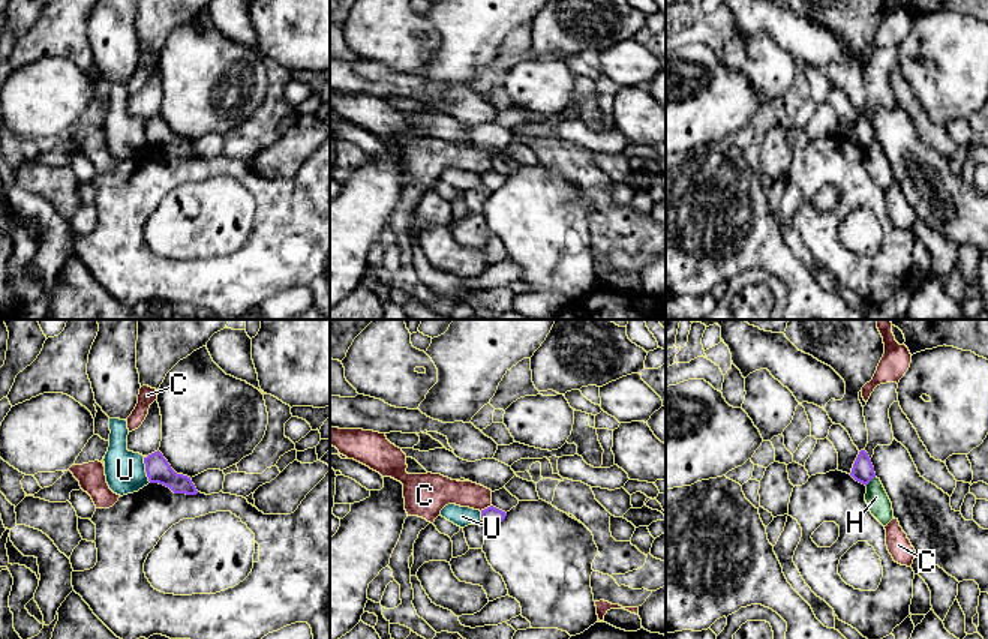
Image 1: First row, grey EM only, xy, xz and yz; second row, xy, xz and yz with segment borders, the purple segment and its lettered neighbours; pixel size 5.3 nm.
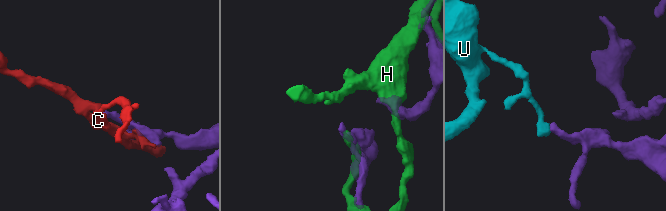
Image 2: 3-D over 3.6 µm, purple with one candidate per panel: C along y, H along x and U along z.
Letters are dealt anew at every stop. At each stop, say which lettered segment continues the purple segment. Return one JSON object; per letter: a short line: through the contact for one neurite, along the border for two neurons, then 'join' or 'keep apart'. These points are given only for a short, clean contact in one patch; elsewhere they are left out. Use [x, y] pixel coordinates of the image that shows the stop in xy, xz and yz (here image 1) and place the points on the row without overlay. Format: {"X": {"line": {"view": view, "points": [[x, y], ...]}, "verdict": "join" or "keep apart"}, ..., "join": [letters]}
{"C": {"verdict": "keep apart"}, "H": {"verdict": "keep apart"}, "U": {"line": {"view": "xy", "points": [[143, 122], [146, 140], [150, 146]]}, "verdict": "keep apart"}, "join": []}

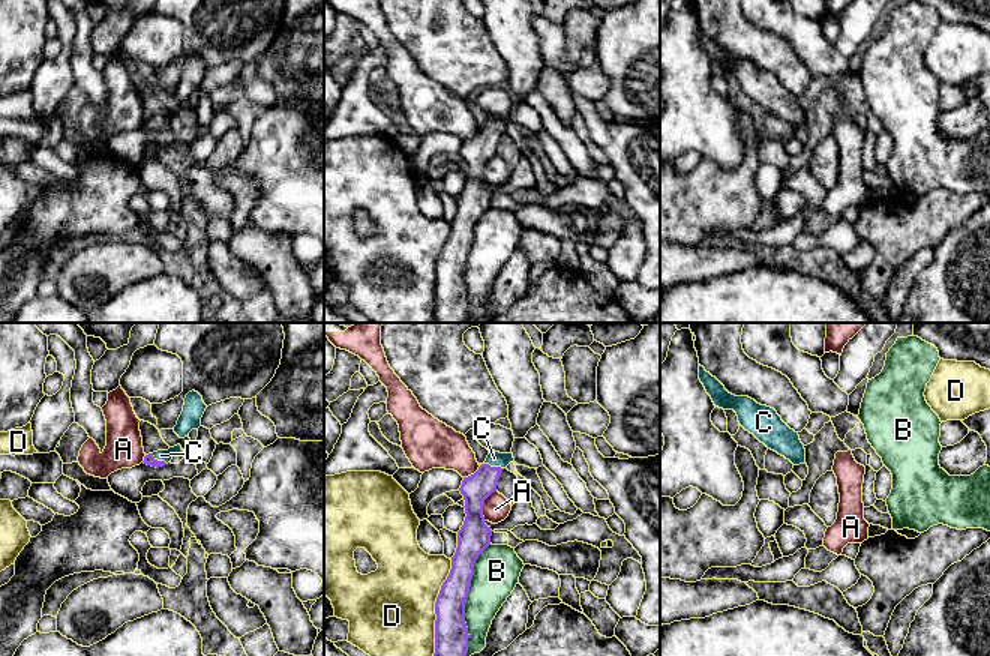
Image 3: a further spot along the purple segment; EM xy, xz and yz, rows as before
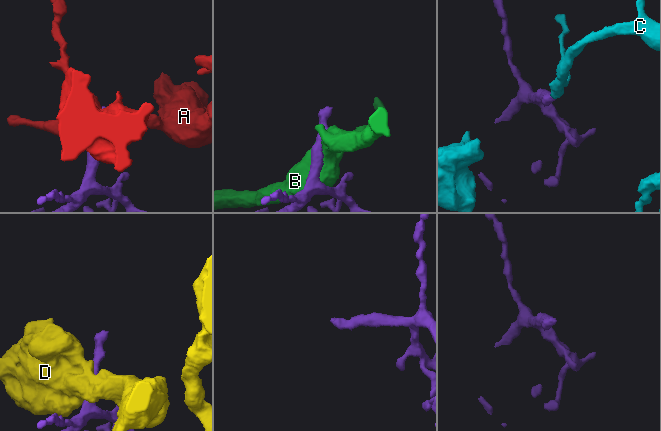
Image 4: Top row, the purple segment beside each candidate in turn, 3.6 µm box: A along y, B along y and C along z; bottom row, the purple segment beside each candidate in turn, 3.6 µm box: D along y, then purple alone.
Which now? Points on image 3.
{"A": {"verdict": "keep apart"}, "B": {"verdict": "keep apart"}, "C": {"line": {"view": "xz", "points": [[476, 152], [494, 131], [494, 122]]}, "verdict": "join"}, "D": {"verdict": "keep apart"}, "join": ["C"]}

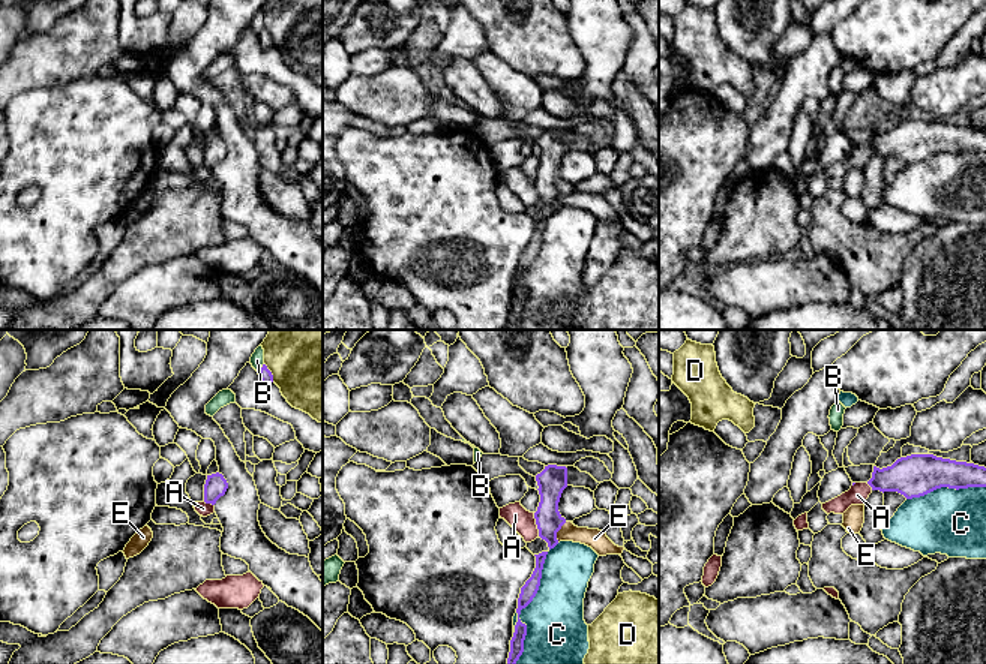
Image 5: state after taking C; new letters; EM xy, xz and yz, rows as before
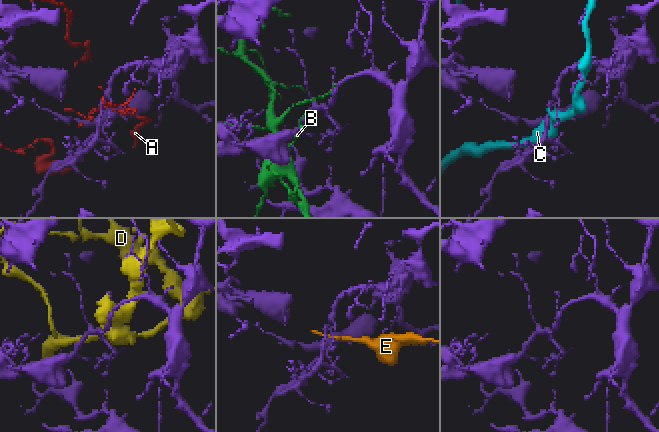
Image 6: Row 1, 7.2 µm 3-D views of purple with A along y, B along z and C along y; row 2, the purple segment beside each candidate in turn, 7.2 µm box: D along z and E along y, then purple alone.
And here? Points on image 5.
{"A": {"line": {"view": "xz", "points": [[533, 177], [539, 200]]}, "verdict": "keep apart"}, "B": {"verdict": "keep apart"}, "C": {"verdict": "keep apart"}, "D": {"verdict": "keep apart"}, "E": {"line": {"view": "xz", "points": [[566, 186], [557, 197], [557, 206]]}, "verdict": "keep apart"}, "join": []}

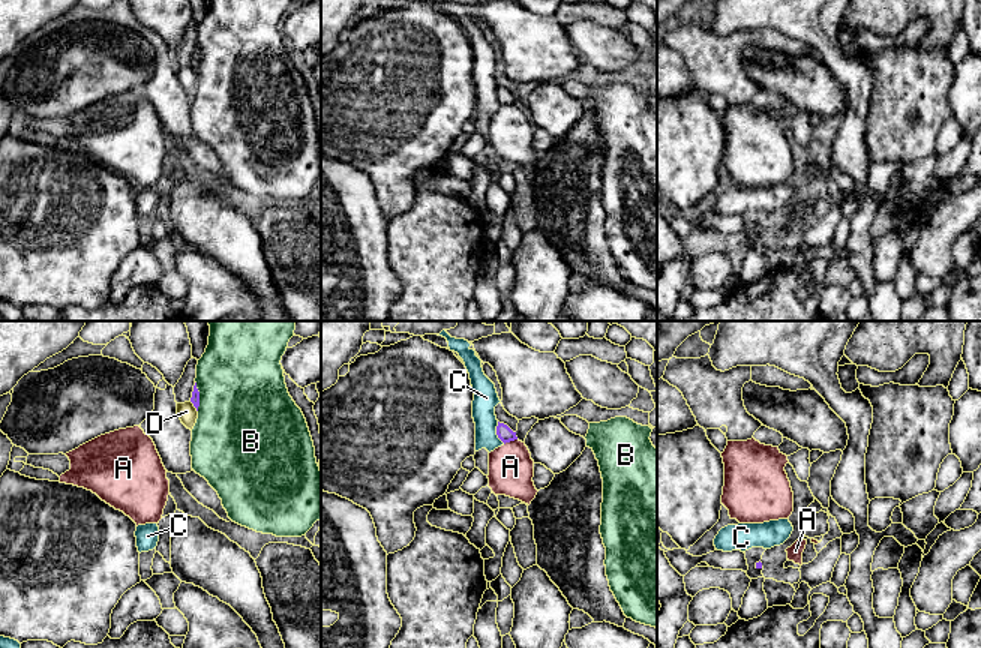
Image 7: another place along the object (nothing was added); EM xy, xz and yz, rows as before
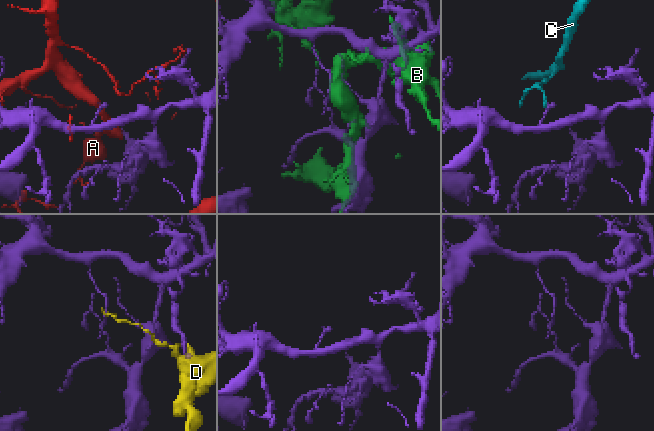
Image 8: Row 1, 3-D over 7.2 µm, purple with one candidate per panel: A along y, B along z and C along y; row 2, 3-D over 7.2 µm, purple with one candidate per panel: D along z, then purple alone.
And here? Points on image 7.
{"A": {"verdict": "keep apart"}, "B": {"verdict": "keep apart"}, "C": {"line": {"view": "xz", "points": [[497, 86], [497, 99], [504, 107]]}, "verdict": "keep apart"}, "D": {"line": {"view": "xy", "points": [[191, 65], [197, 75]]}, "verdict": "keep apart"}, "join": []}

